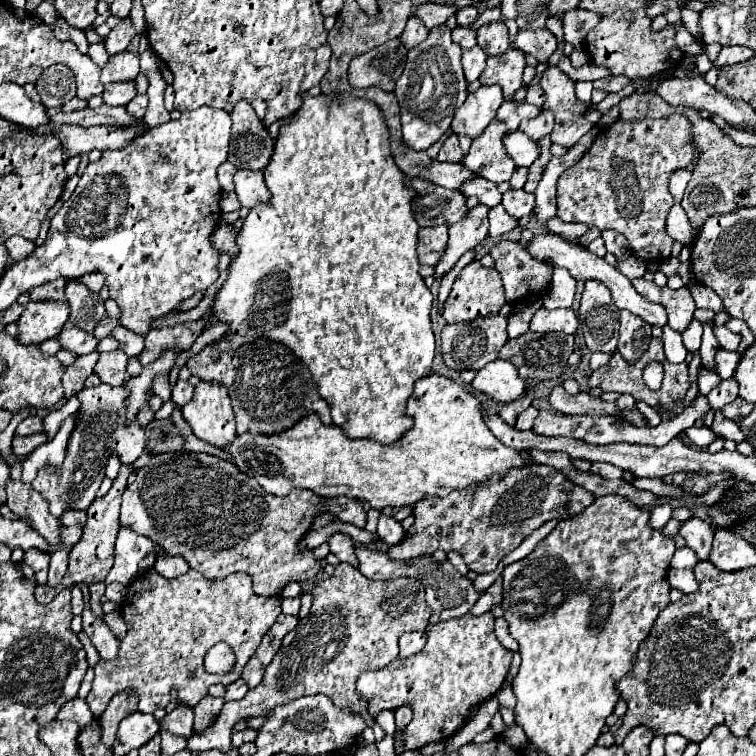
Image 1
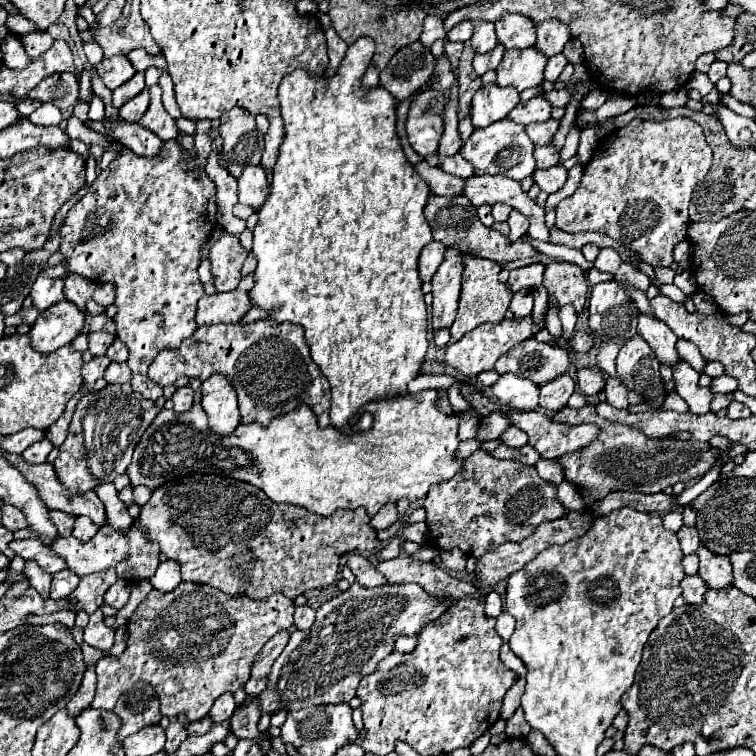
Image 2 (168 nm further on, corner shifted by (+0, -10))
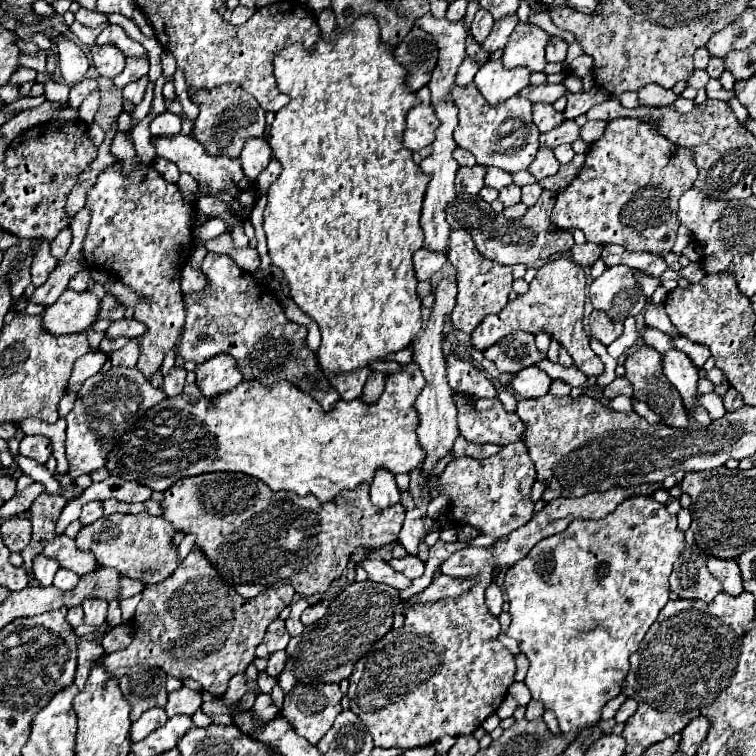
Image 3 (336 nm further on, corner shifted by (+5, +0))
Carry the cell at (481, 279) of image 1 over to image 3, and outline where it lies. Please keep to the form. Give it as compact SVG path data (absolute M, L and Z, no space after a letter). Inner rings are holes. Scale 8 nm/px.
M454 230L448 240L448 260L456 268L456 280L458 280L458 300L452 310L450 322L454 328L470 334L484 316L500 312L508 304L508 294L512 292L512 266L496 264L488 258L484 258L470 234L466 230Z

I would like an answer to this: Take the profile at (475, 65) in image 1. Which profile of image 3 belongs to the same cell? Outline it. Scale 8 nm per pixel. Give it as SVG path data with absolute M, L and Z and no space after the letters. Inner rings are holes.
M508 16L508 18L496 22L494 28L492 28L492 32L490 32L490 36L480 44L482 50L484 52L496 52L496 50L504 48L506 40L512 34L512 30L514 30L516 24L518 24L518 18L516 16Z

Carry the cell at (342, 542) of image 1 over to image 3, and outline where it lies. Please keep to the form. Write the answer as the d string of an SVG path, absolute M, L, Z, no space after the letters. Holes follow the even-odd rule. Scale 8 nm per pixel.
M366 558L362 562L362 568L368 572L368 578L372 582L384 582L388 586L394 586L398 590L404 590L410 586L410 580L406 576L402 576L400 572L392 570L392 566L384 560L372 560L372 558Z

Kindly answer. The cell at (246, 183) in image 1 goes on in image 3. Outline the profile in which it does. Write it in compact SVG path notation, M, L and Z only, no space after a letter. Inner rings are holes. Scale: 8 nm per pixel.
M252 138L244 144L244 150L240 154L240 162L242 162L242 172L244 176L254 182L258 178L258 174L268 166L272 156L272 148L262 140L262 138Z

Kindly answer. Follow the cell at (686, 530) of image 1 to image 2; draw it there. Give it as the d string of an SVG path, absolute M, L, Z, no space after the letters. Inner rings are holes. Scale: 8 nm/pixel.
M703 546L697 550L701 564L699 564L699 576L709 584L709 588L721 590L733 586L733 566L729 558L721 558Z

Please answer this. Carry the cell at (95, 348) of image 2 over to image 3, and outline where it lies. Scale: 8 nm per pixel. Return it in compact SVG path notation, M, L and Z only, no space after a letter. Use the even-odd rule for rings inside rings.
M122 318L122 320L112 322L104 334L108 338L120 338L120 336L136 338L136 336L142 336L144 332L146 332L146 328L138 320L134 320L134 318Z

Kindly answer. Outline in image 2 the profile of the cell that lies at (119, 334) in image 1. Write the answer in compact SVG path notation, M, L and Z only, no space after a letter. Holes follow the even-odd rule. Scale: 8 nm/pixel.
M117 340L113 346L109 346L107 358L111 362L127 362L127 346L121 340Z

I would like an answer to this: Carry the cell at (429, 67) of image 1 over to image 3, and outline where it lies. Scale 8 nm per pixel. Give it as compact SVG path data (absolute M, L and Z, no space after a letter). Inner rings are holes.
M420 88L416 92L416 98L418 104L408 112L406 130L404 130L404 146L414 152L434 142L434 130L440 124L430 104L430 90Z

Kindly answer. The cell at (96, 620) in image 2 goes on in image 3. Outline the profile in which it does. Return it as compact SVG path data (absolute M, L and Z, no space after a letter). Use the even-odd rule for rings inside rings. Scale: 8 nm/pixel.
M84 600L84 624L86 626L102 626L106 622L106 600Z

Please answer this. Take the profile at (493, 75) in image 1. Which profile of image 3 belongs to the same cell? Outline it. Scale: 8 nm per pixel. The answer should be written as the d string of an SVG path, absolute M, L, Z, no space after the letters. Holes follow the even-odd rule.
M518 22L504 46L500 62L504 62L504 68L524 66L530 72L544 72L546 66L544 48L548 38L550 36L542 28Z

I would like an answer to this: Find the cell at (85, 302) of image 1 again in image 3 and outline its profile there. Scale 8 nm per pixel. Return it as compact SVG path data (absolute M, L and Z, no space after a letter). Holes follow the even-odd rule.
M64 228L60 230L60 234L50 242L50 252L56 260L62 260L68 252L68 244L72 244L72 232L70 228Z

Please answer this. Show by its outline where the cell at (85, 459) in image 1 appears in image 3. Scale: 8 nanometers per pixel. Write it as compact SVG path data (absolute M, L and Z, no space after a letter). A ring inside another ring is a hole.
M112 366L108 372L88 378L76 394L74 408L66 416L68 428L64 448L70 464L68 476L76 480L80 474L90 474L102 468L108 460L108 452L120 442L122 434L134 424L134 420L164 398L164 392L160 388L154 388L136 368Z

